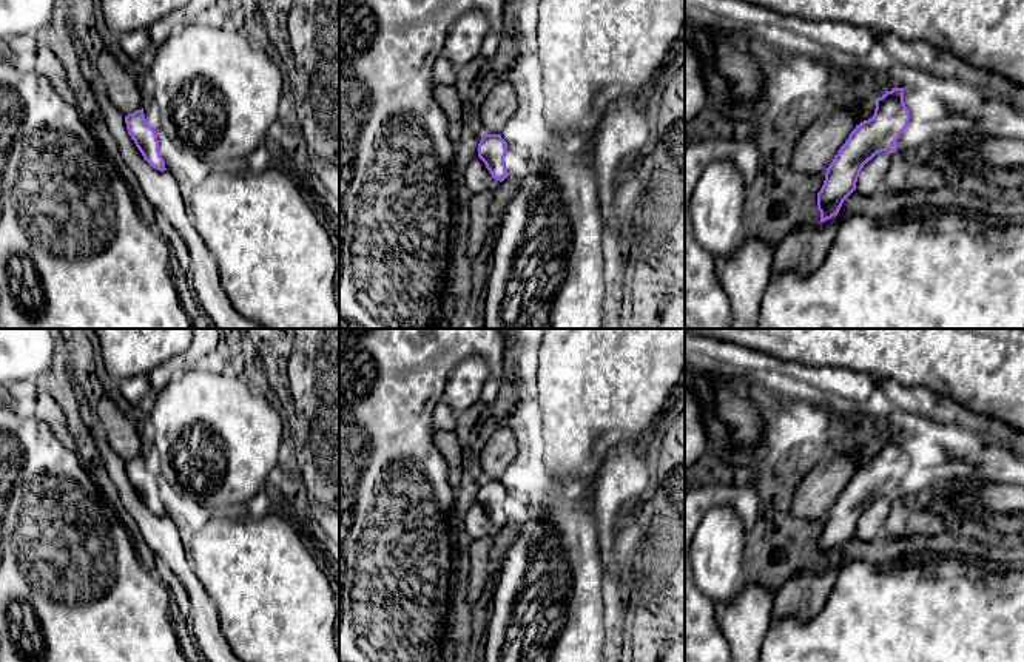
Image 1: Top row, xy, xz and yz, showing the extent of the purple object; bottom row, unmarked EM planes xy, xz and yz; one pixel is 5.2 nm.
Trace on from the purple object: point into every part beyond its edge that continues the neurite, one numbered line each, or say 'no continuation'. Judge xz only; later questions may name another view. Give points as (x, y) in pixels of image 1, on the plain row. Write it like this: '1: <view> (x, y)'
no continuation

